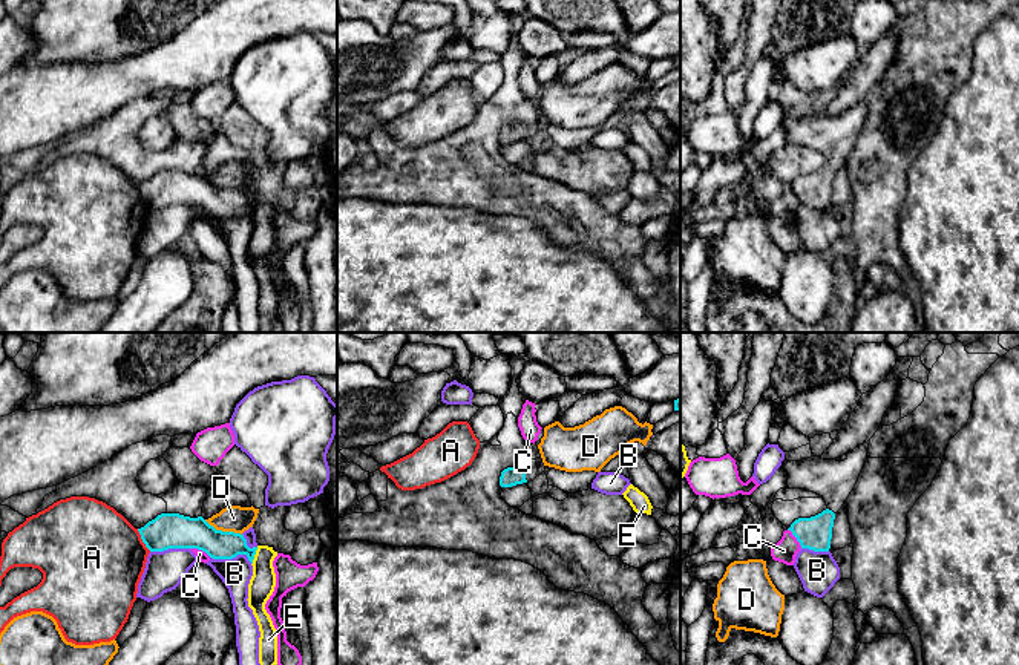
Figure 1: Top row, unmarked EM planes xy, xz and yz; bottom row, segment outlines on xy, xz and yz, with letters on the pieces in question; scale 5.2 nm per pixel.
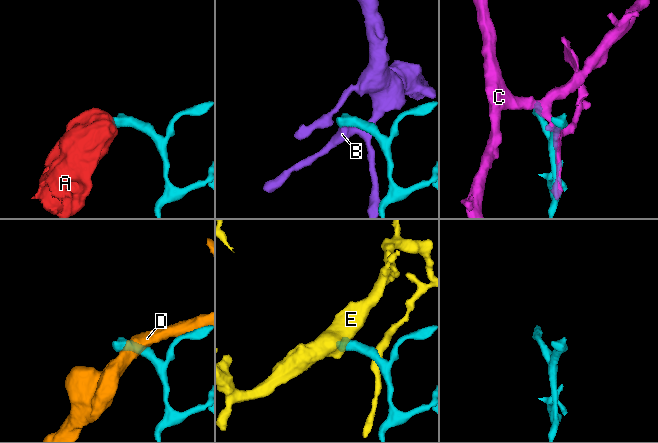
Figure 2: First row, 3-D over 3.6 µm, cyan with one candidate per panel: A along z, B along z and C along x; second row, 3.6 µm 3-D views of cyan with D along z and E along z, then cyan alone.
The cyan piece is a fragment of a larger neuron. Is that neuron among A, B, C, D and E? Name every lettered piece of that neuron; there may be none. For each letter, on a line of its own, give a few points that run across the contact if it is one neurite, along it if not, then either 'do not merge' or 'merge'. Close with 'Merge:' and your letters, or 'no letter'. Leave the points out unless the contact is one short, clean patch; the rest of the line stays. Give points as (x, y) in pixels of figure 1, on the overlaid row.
A: line xy (137, 529), (141, 541), (150, 550); do not merge
B: do not merge
C: do not merge
D: do not merge
E: line xy (258, 547), (252, 564); do not merge
Merge: no letter

